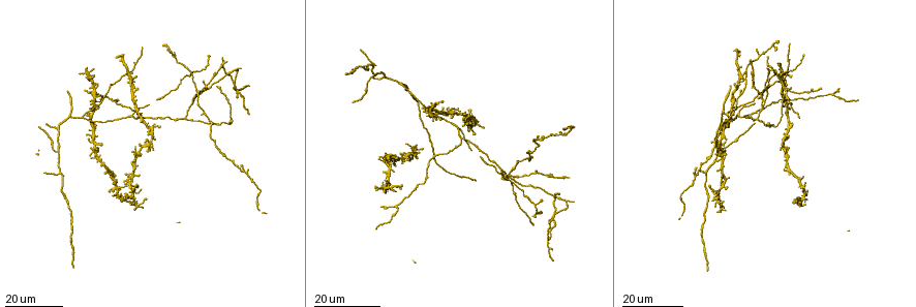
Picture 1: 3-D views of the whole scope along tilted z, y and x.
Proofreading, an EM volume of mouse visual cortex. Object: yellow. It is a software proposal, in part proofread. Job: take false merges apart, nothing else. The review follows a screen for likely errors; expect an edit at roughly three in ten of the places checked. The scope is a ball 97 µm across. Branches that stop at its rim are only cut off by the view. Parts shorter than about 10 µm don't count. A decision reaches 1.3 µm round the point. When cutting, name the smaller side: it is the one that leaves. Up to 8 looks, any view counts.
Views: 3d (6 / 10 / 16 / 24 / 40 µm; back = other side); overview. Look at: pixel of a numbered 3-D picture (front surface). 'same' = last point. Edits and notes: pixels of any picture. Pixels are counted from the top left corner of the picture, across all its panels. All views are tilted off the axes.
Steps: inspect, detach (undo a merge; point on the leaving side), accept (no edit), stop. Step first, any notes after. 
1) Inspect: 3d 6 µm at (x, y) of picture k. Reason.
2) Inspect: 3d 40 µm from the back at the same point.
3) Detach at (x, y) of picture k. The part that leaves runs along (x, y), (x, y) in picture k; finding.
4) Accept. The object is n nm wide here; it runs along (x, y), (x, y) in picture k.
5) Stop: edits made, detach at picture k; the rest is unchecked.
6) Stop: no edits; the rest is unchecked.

Inspect: 3d 16 µm at (462, 124) of picture 1. Calibre changes.

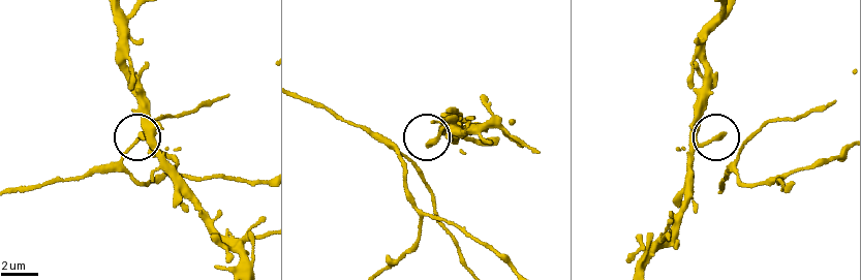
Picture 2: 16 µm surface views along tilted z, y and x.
Inspect: 3d 6 µm at (430, 143) of picture 2.

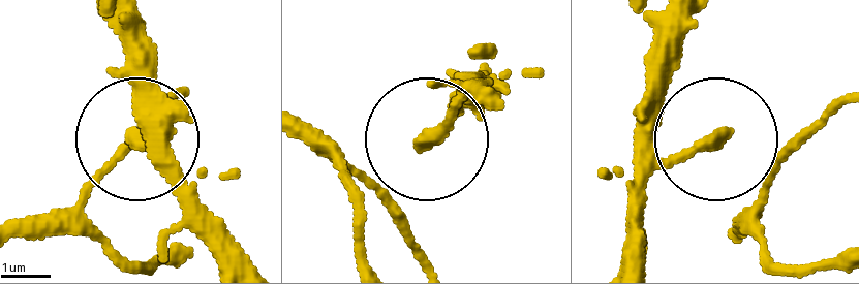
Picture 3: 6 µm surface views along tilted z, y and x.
Accept. The object is 200 nm wide here; it runs along (21, 231), (137, 140), (189, 185) in picture 3; one neuron here.

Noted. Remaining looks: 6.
Inspect: 3d 24 µm at (412, 94) of picture 1. Side arm on a straight run.

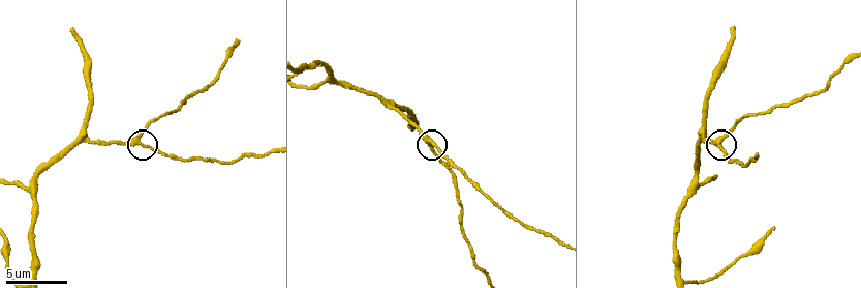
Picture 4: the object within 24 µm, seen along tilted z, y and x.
Inspect: 3d 10 µm at (137, 137) of picture 4.

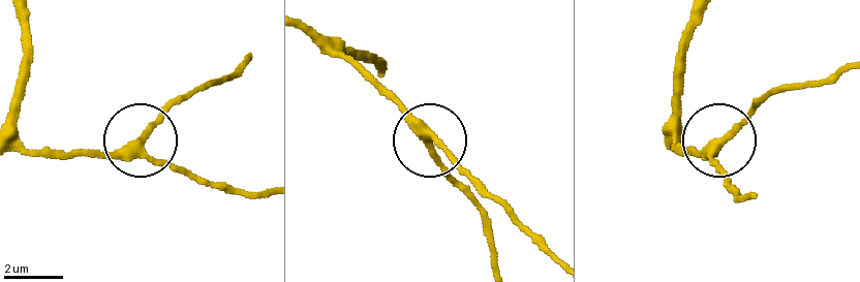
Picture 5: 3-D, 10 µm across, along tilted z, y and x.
Accept. 3 arms meet here; it runs along (268, 194), (224, 192), (131, 144), (70, 152) in picture 5; one neuron here.

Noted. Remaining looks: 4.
Inspect: 3d 16 µm at (60, 150) of picture 1. Small branch off a trunk.

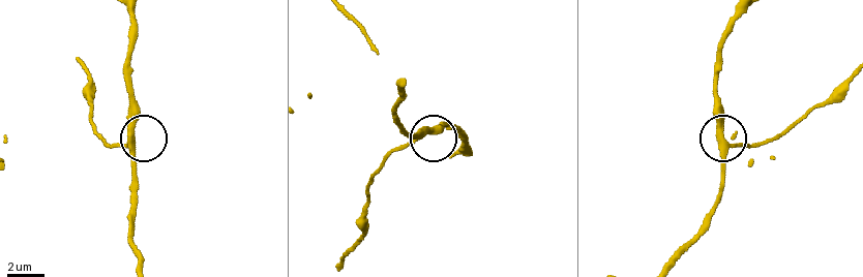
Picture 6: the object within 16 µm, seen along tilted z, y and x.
Inspect: 3d 6 µm at (726, 148) of picture 6.

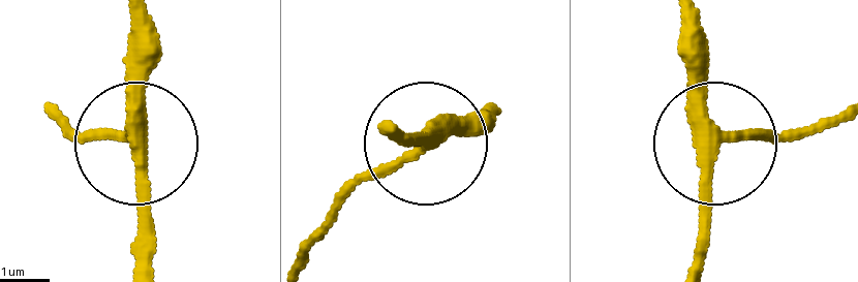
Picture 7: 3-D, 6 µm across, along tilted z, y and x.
Accept. 3 arms meet here; it runs along (692, 19), (692, 105), (712, 138), (835, 128) in picture 7; one neuron here.

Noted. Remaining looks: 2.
Inspect: 3d 16 µm at (463, 137) of picture 1.

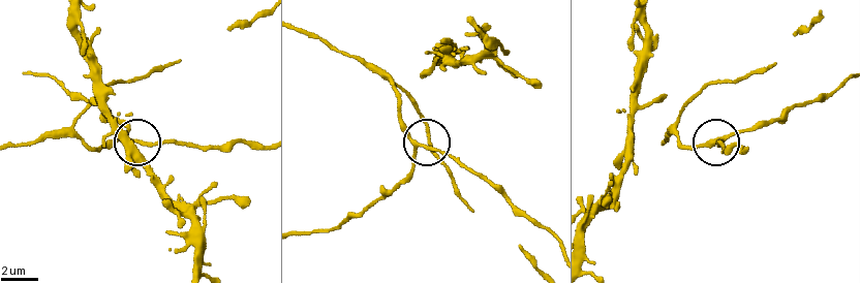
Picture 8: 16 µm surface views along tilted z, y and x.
Inspect: 3d 6 µm at (416, 148) of picture 8. Closer look.

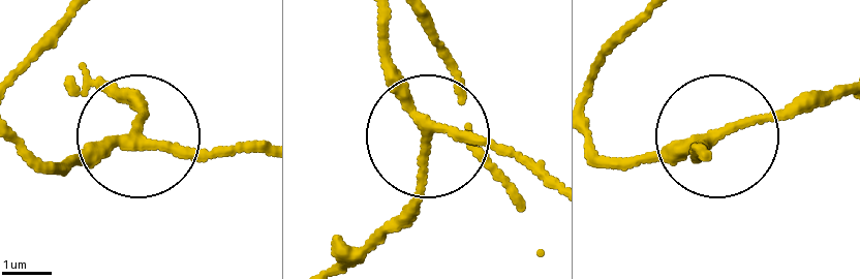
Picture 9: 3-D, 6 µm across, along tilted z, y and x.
Accept. 3 arms meet here; it runs along (13, 143), (50, 167), (137, 144), (141, 117), (114, 94) in picture 9; one neuron here.

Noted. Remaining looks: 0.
Stop: no edits; the rest is unchecked.

